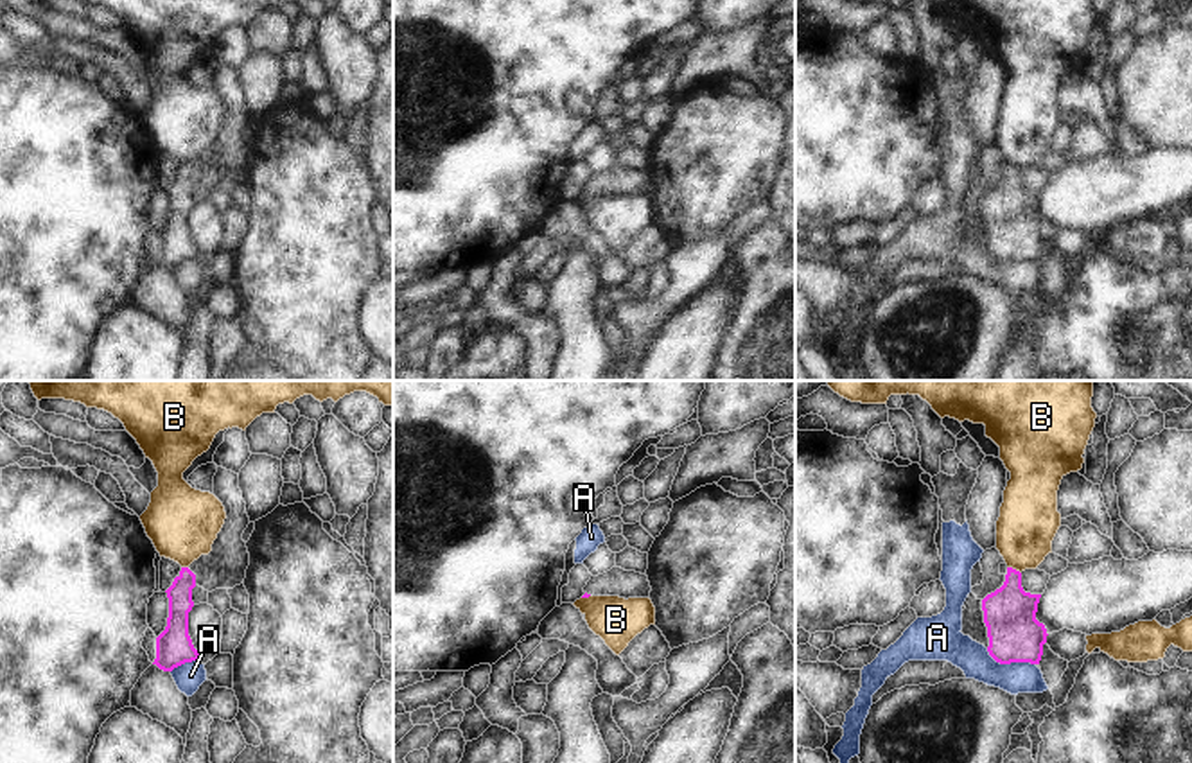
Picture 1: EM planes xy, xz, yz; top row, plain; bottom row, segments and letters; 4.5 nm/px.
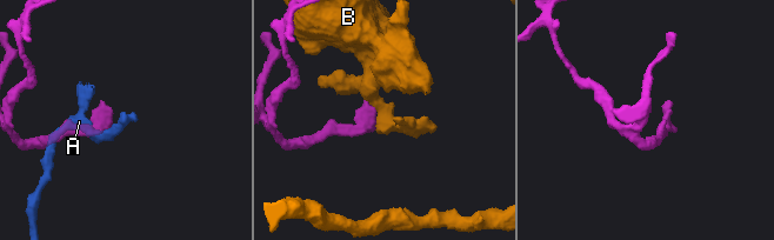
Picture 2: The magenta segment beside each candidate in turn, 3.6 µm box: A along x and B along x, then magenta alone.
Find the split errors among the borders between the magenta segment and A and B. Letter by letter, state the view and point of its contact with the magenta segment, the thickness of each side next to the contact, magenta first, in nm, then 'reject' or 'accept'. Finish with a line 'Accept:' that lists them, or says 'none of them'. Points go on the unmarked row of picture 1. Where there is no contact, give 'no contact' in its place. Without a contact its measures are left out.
A: meets magenta in yz at (1009, 261); 240 nm thick on the magenta side, 150 nm on the other; reject
B: meets magenta in yz at (1015, 167); 240 nm thick on the magenta side, 260 nm on the other; reject
Accept: none of them

